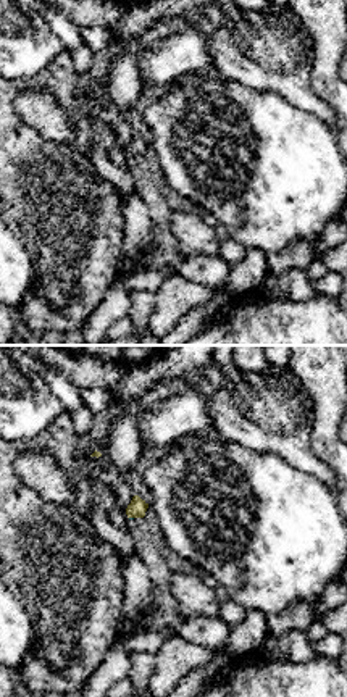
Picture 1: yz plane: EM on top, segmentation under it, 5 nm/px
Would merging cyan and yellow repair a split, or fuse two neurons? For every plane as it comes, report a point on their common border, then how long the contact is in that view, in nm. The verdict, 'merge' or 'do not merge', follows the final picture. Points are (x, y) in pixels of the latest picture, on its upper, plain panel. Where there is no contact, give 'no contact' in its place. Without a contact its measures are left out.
meets cyan at (131, 157); contact 30 nm long

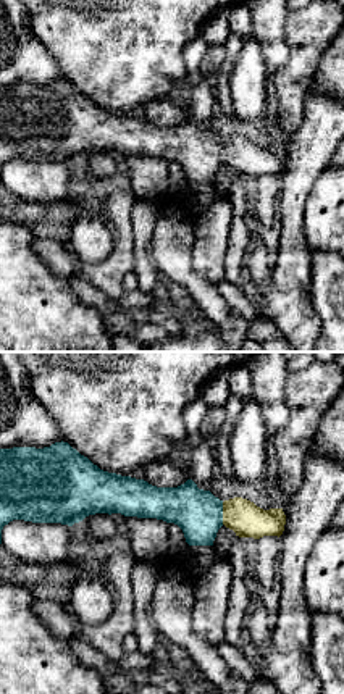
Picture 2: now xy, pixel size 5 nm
meets cyan at (222, 152); contact 110 nm long

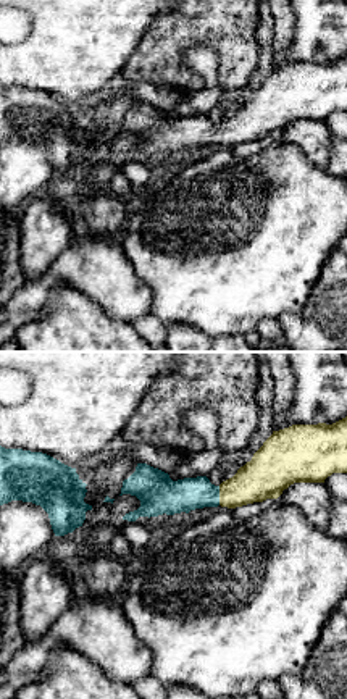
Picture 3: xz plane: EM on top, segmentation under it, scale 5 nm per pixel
meets cyan at (218, 134); contact 100 nm long

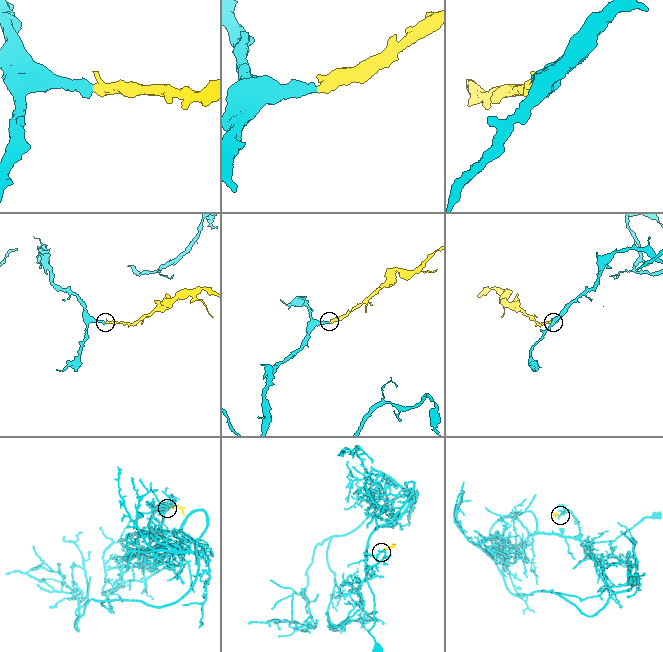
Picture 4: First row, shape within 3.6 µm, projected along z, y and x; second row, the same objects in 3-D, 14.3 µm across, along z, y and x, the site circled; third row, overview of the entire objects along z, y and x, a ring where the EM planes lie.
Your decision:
merge

